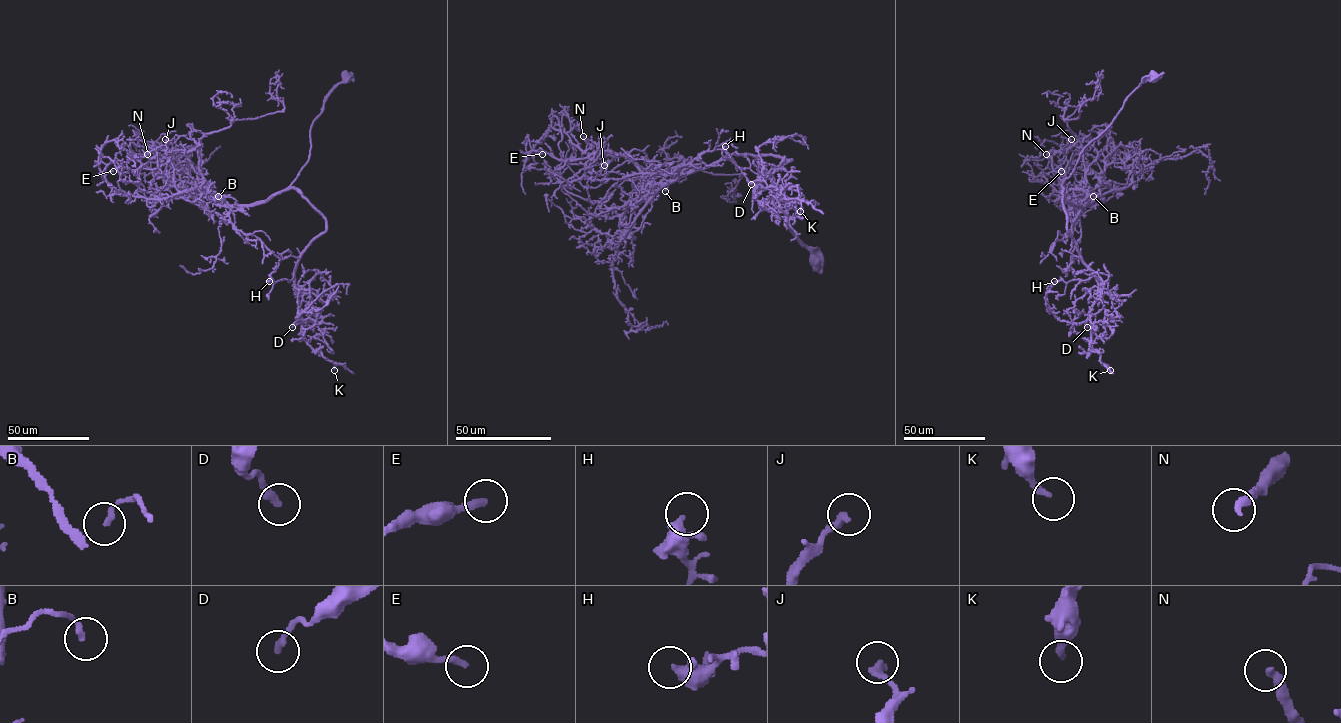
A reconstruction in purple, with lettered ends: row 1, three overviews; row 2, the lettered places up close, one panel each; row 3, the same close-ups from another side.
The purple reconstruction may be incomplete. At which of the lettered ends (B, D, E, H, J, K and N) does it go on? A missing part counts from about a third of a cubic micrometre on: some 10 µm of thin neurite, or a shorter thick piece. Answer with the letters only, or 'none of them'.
E

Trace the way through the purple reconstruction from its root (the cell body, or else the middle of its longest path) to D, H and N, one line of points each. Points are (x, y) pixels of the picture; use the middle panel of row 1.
D: (814, 261), (774, 209), (772, 176), (748, 154), (791, 159), (758, 180), (756, 196), (759, 183), (751, 184)
H: (814, 261), (816, 256), (774, 209), (772, 176), (748, 154), (791, 159), (766, 172), (753, 189), (725, 146)
N: (814, 261), (774, 209), (772, 176), (750, 154), (731, 154), (654, 183), (627, 157), (613, 156), (583, 136)

